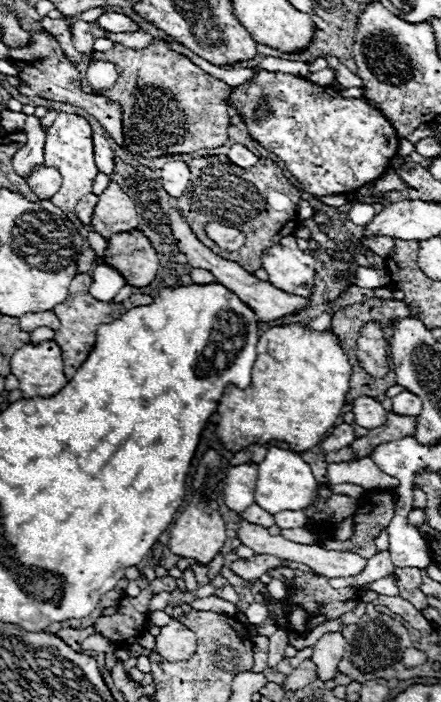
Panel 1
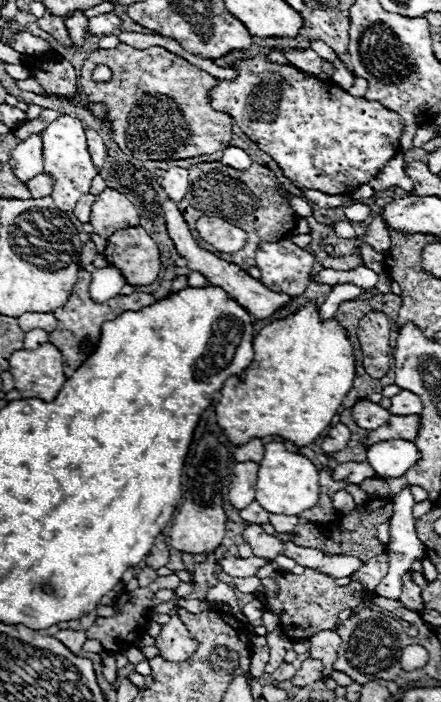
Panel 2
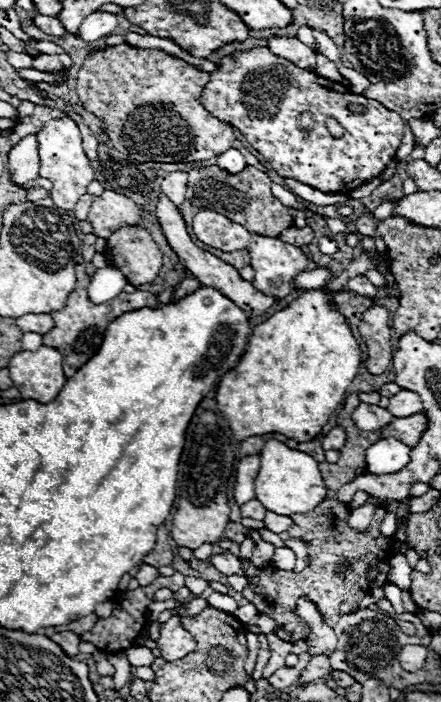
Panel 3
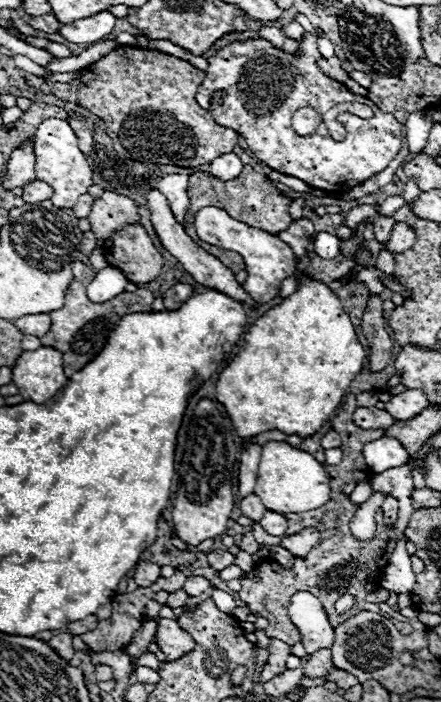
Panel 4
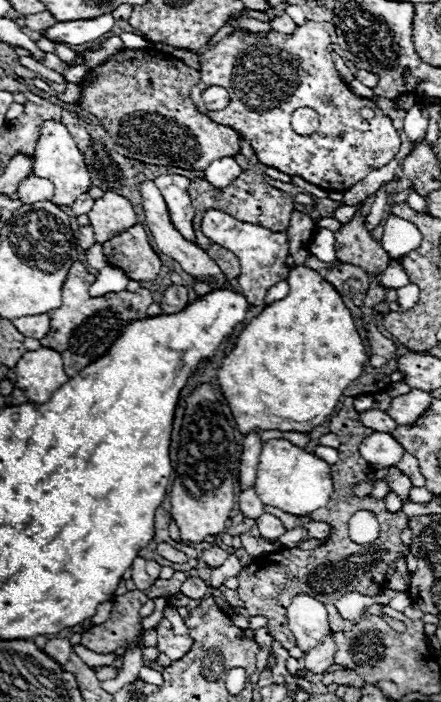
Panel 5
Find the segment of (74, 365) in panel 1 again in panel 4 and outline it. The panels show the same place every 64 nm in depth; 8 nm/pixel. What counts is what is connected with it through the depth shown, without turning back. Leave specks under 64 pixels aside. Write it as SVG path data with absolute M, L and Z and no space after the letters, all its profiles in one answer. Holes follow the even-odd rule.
M74 262L72 264L72 272L74 272L74 282L70 286L70 290L66 290L66 306L62 310L54 310L50 312L52 316L52 326L50 332L42 338L44 346L52 346L52 348L68 348L62 352L64 356L64 374L70 378L74 372L78 372L80 368L84 368L106 344L108 338L108 330L124 316L124 314L132 314L132 312L150 312L152 310L152 302L154 302L154 294L150 290L138 290L138 292L122 292L118 294L118 298L110 300L110 302L102 302L102 304L94 304L88 300L86 296L86 280L92 282L94 278L94 270L90 270L88 266L84 266L82 262Z

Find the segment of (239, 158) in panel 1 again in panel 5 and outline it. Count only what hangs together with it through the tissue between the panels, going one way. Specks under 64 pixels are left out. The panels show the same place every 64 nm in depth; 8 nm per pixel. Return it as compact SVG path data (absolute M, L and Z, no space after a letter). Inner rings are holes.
M220 158L220 160L214 160L204 170L204 176L214 186L228 186L230 182L234 182L240 176L240 172L242 172L242 168L238 166L236 158Z

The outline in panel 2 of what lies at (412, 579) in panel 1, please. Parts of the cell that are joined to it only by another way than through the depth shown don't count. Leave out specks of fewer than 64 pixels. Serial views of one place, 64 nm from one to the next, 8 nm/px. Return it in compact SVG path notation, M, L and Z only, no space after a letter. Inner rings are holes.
M406 574L404 584L402 584L402 596L400 600L410 606L410 610L424 610L424 600L422 600L422 590L412 582L412 576Z

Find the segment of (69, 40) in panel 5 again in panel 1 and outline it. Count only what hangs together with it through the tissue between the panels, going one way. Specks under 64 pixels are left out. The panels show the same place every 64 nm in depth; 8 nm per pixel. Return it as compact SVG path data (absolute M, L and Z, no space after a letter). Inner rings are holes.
M118 12L116 14L102 14L98 18L98 24L108 32L138 32L140 30L138 24L130 16L118 14Z

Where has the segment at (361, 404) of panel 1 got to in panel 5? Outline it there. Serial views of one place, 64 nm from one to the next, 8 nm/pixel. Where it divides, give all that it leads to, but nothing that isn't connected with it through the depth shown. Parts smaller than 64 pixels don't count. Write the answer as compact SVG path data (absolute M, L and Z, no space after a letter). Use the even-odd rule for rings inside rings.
M366 410L366 412L360 412L360 422L372 430L378 430L378 432L392 432L396 428L396 422L382 410Z

